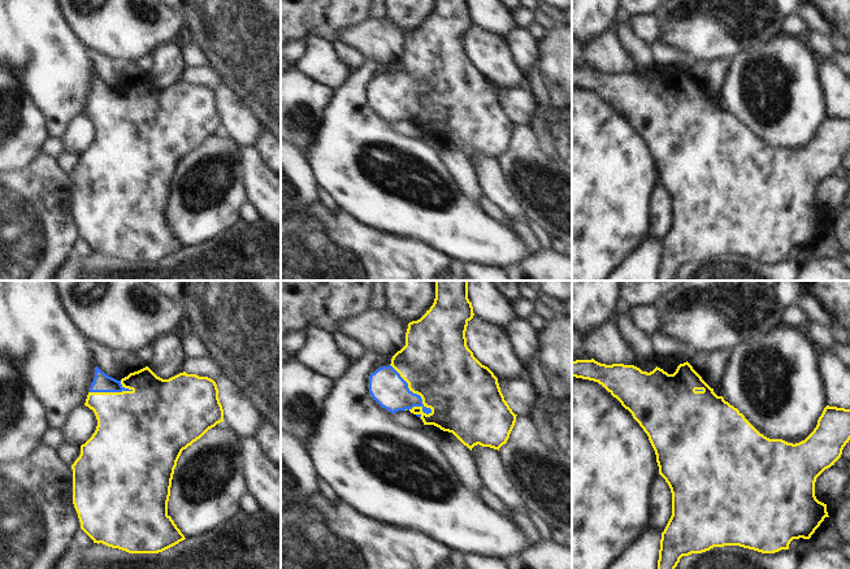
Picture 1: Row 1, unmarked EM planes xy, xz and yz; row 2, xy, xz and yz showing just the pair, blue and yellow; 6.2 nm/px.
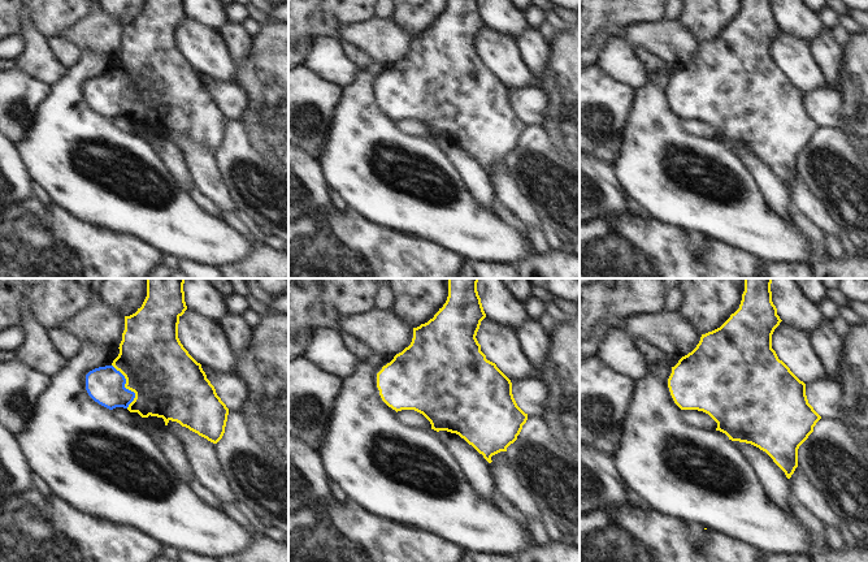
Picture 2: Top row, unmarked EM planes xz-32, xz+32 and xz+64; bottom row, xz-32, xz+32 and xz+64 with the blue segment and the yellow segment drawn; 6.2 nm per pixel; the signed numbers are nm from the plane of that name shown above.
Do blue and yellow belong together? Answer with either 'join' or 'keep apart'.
join

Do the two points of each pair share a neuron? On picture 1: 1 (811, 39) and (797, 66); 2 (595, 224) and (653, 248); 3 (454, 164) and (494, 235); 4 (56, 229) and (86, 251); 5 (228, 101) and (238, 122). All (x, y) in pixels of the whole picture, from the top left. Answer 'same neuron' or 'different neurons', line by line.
1: different neurons
2: different neurons
3: different neurons
4: different neurons
5: same neuron

